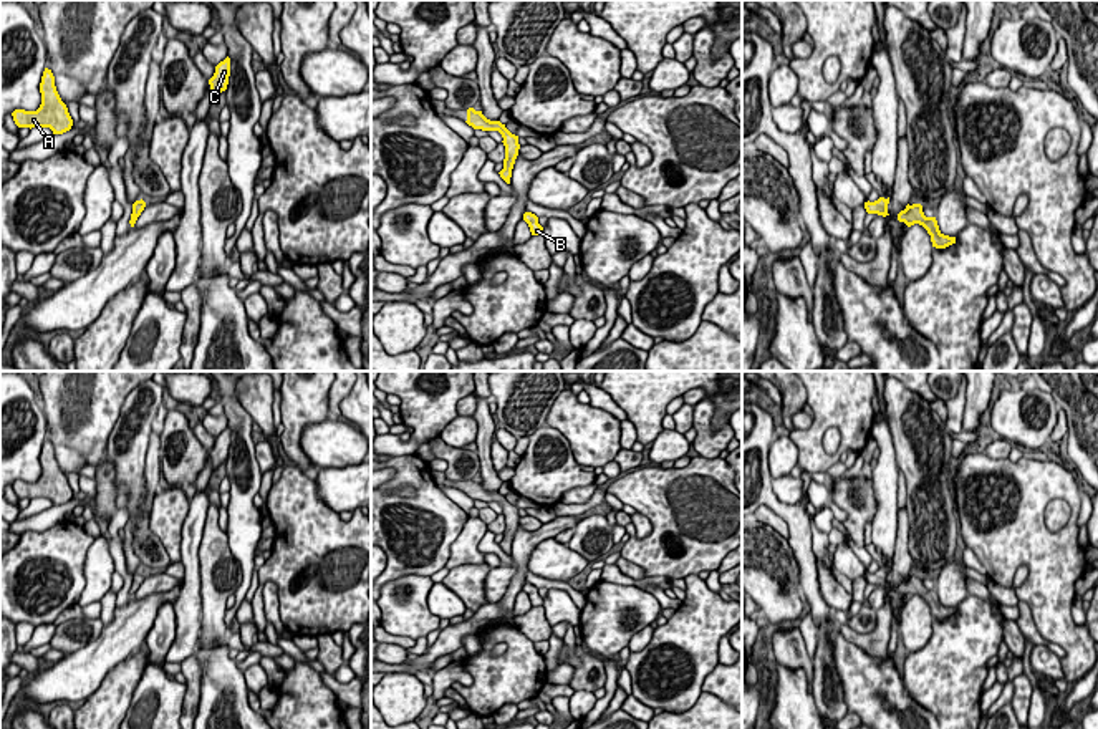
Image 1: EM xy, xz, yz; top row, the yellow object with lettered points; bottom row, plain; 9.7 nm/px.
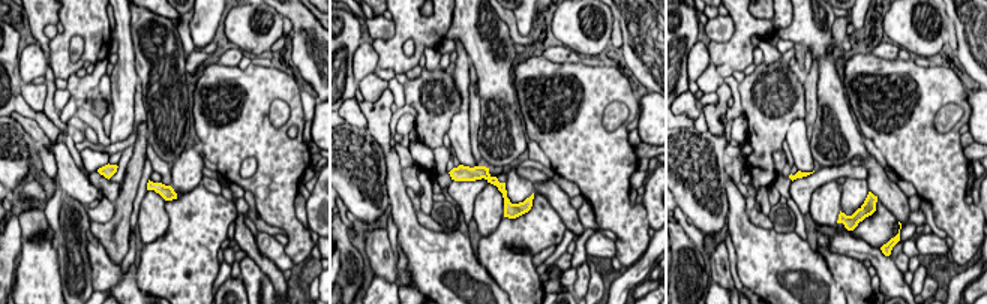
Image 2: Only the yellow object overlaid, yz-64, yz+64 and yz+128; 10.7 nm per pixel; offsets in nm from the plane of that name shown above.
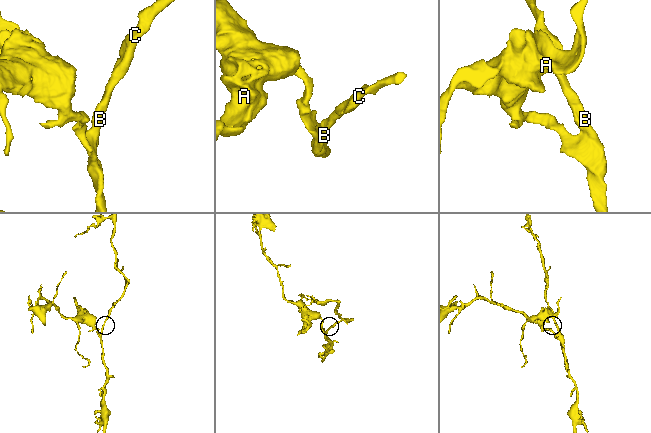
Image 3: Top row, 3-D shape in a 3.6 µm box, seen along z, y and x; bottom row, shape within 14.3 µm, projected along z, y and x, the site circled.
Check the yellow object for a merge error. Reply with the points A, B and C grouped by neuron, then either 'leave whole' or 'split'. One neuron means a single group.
A B C | leave whole

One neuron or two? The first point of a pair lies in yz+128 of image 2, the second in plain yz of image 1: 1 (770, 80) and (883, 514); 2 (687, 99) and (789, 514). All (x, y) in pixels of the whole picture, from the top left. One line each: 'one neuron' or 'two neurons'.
1: two neurons
2: two neurons

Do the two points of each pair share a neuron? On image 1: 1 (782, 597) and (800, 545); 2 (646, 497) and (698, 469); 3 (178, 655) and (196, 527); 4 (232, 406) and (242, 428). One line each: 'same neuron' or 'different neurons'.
1: different neurons
2: same neuron
3: same neuron
4: same neuron

